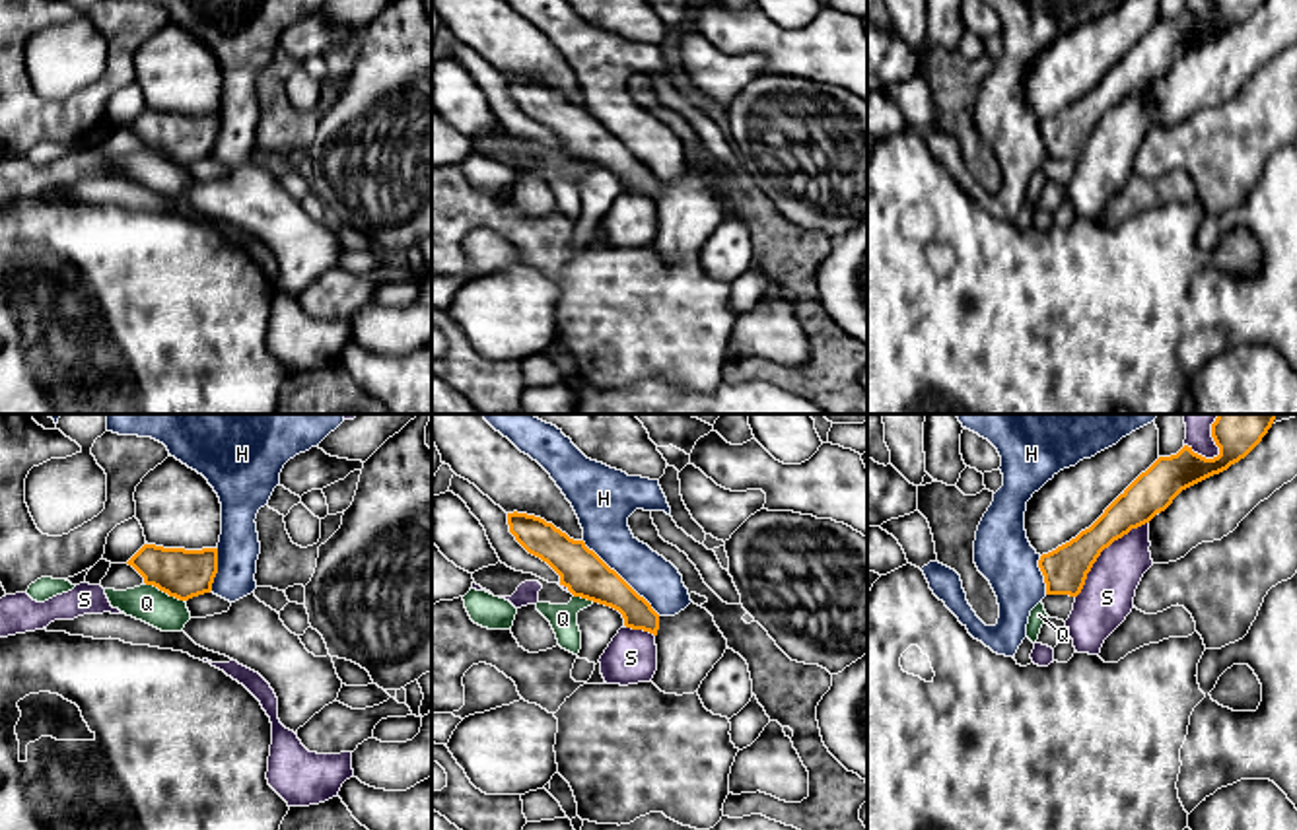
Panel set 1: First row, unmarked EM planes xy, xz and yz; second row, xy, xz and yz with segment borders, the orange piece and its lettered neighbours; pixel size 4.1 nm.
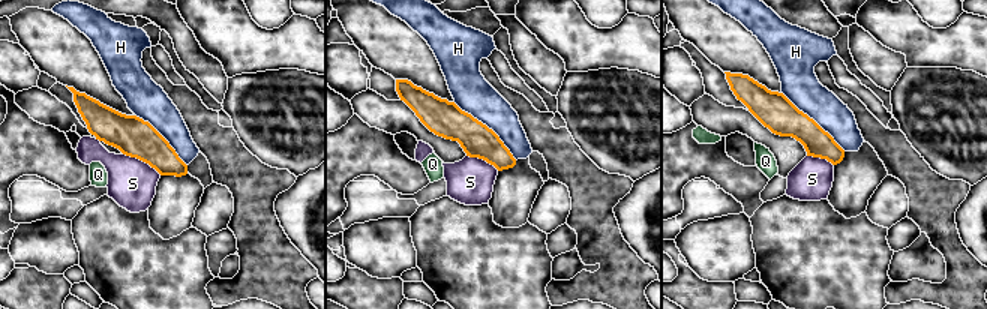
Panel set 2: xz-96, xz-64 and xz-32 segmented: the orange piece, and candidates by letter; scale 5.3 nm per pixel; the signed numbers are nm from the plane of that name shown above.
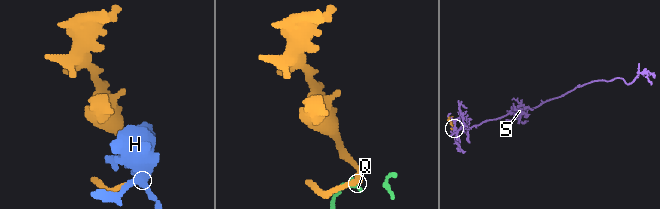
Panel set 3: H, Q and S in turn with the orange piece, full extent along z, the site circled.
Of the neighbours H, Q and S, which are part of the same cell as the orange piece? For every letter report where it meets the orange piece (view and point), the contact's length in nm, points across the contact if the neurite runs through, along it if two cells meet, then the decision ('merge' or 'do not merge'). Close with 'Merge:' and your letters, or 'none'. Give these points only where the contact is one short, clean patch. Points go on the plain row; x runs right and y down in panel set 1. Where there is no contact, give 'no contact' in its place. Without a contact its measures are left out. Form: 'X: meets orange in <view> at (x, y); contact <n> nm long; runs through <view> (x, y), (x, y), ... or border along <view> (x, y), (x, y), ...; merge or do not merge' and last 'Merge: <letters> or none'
H: meets orange in xz at (619, 140); contact 440 nm long; merge
Q: meets orange in xy at (166, 156); contact 180 nm long; do not merge
S: meets orange in yz at (1101, 115); contact 440 nm long; do not merge
Merge: H

